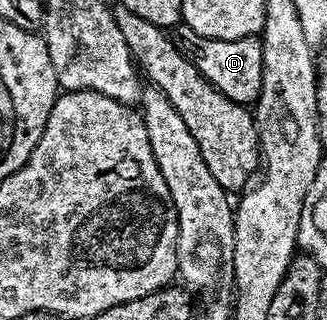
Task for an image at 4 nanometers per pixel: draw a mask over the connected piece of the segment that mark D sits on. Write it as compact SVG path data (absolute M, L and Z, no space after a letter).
M176 25L169 31L173 45L179 50L200 73L213 84L225 97L234 103L254 104L261 93L263 76L263 41L262 38L250 35L237 41L217 41L193 33L186 25Z

